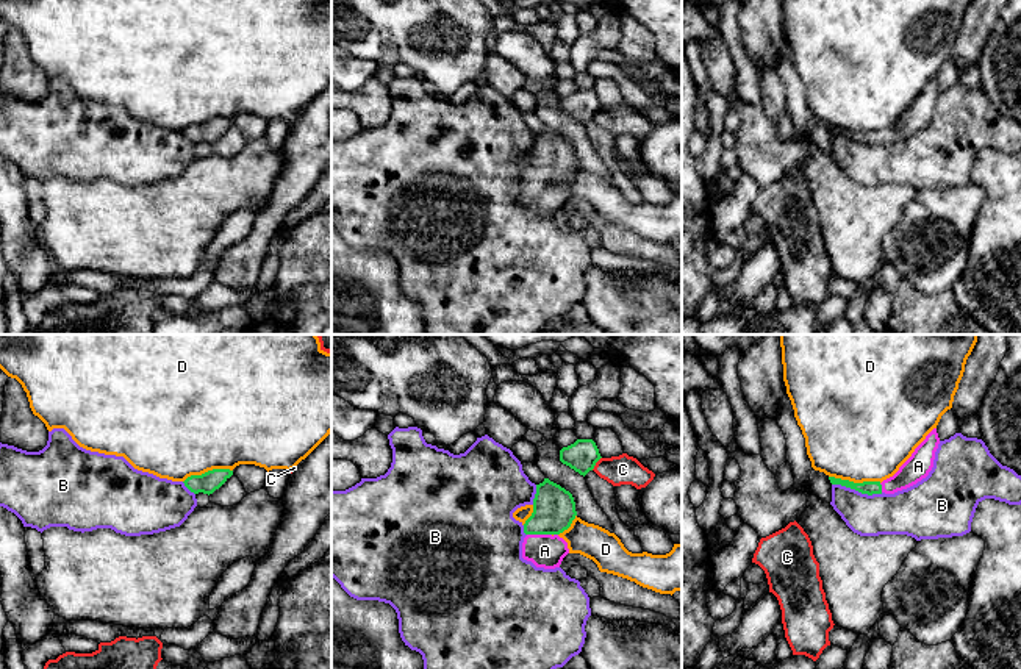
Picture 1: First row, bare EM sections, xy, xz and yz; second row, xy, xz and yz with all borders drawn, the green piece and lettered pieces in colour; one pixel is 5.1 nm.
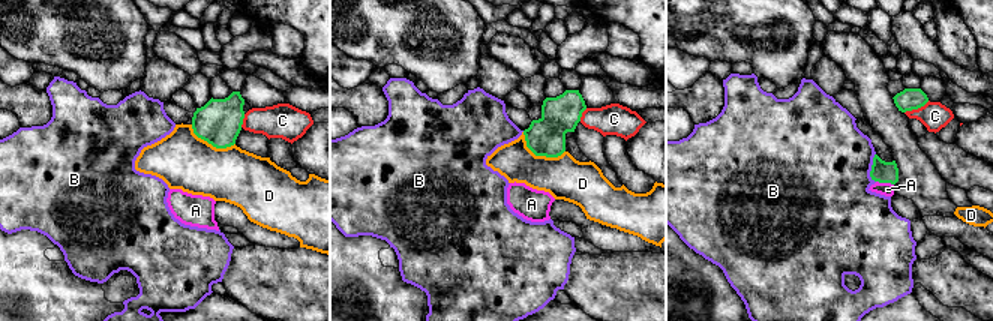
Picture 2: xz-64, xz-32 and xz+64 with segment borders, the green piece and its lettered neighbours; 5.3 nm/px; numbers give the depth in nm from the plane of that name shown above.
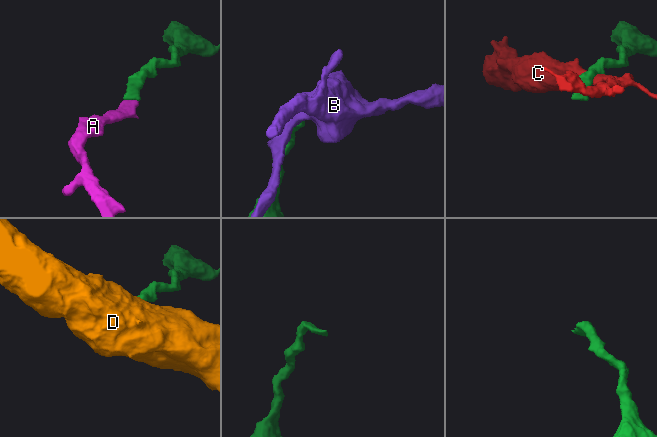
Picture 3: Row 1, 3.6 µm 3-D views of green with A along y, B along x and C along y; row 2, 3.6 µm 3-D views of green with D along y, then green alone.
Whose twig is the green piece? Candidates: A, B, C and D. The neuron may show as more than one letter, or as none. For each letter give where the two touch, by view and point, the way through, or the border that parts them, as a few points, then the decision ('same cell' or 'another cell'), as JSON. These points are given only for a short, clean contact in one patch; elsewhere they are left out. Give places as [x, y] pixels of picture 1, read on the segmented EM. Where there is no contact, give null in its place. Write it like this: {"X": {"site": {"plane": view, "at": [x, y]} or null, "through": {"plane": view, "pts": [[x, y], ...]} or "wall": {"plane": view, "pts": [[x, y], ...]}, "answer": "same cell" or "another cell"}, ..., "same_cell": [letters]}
{"A": {"site": {"plane": "xz", "at": [540, 533]}, "through": {"plane": "xz", "pts": [[554, 508], [540, 533], [540, 546], [544, 550]]}, "answer": "same cell"}, "B": {"site": {"plane": "yz", "at": [857, 490]}, "wall": {"plane": "yz", "pts": [[832, 483], [868, 494], [882, 493]]}, "answer": "another cell"}, "C": {"site": {"plane": "xz", "at": [596, 461]}, "wall": {"plane": "xz", "pts": [[601, 457], [591, 469]]}, "answer": "another cell"}, "D": {"site": {"plane": "yz", "at": [856, 483]}, "answer": "another cell"}, "same_cell": ["A"]}

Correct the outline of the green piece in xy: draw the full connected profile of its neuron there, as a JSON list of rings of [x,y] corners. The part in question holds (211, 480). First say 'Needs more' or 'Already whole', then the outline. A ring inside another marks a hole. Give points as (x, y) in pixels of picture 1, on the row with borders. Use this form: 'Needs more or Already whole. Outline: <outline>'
Already whole. Outline: [[[213,469],[202,475],[191,475],[183,483],[194,494],[203,492],[210,495],[219,489],[231,475],[233,470],[230,469]]]

